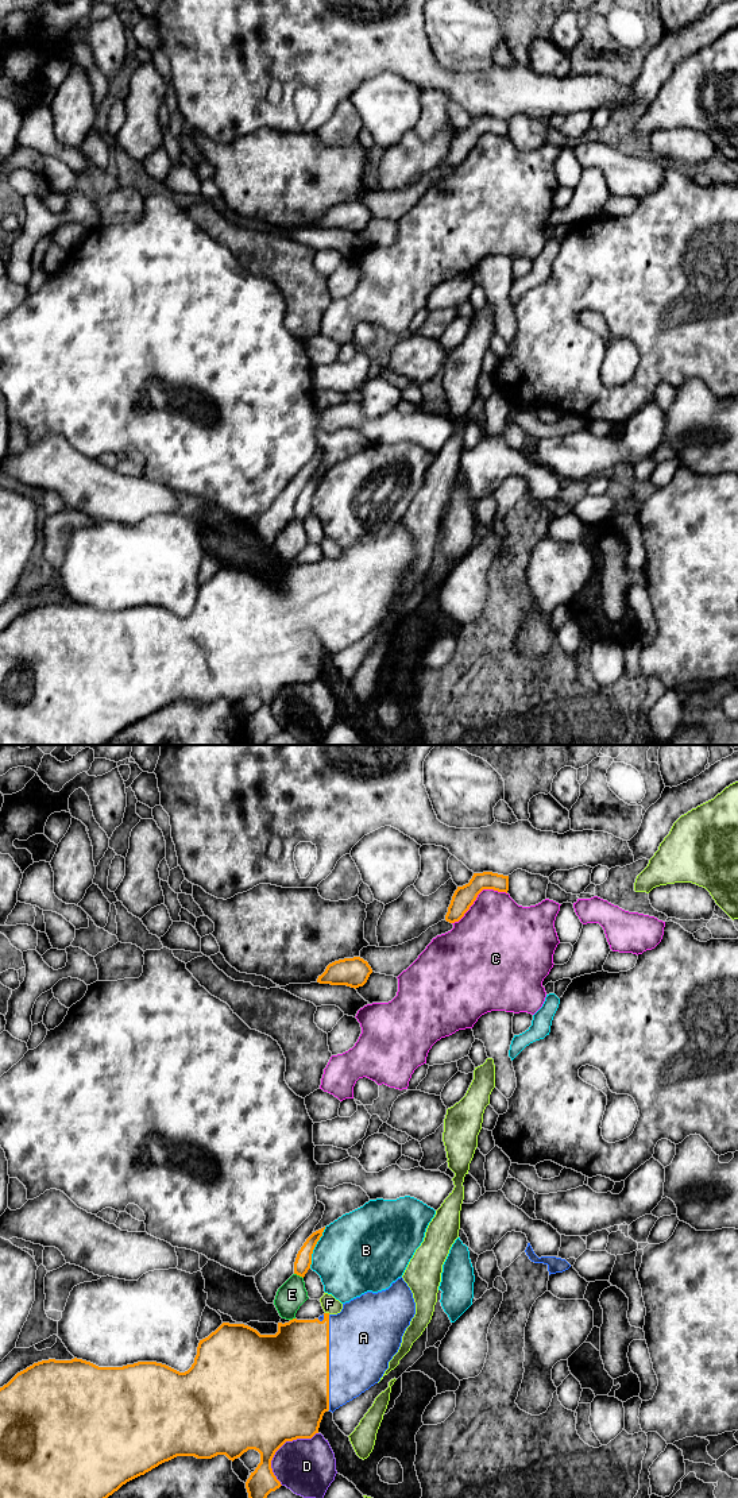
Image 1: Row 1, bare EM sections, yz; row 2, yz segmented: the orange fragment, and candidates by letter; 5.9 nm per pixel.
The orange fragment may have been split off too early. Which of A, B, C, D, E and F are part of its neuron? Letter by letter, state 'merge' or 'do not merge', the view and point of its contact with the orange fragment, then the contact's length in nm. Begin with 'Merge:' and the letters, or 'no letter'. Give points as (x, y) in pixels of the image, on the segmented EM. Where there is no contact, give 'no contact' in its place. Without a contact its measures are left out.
Merge: A
A: merge | yz (328, 1362) | 550 nm
B: do not merge | yz (315, 1246) | 260 nm
C: do not merge | yz (476, 896) | 380 nm
D: do not merge | yz (279, 1447) | 380 nm
E: do not merge | yz (298, 1274) | 70 nm
F: do not merge | yz (328, 1313) | 30 nm

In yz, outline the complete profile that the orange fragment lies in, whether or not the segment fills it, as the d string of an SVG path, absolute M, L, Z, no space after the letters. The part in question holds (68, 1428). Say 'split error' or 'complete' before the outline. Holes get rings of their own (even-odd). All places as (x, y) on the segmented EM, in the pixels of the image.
split error; M401 1277L386 1290L378 1293L367 1292L343 1304L343 1309L337 1314L324 1313L314 1320L293 1319L285 1324L278 1323L275 1335L260 1335L256 1329L244 1324L223 1323L208 1337L200 1340L194 1363L185 1372L157 1362L138 1362L123 1367L98 1367L77 1358L72 1360L49 1359L34 1363L0 1387L0 1498L108 1498L127 1482L177 1456L212 1459L217 1455L225 1455L233 1462L248 1449L255 1449L260 1453L260 1463L246 1482L248 1498L267 1498L271 1491L282 1486L271 1468L275 1452L286 1441L312 1439L318 1433L325 1412L333 1413L378 1383L389 1368L389 1362L398 1352L402 1336L414 1314L416 1302L413 1293Z

